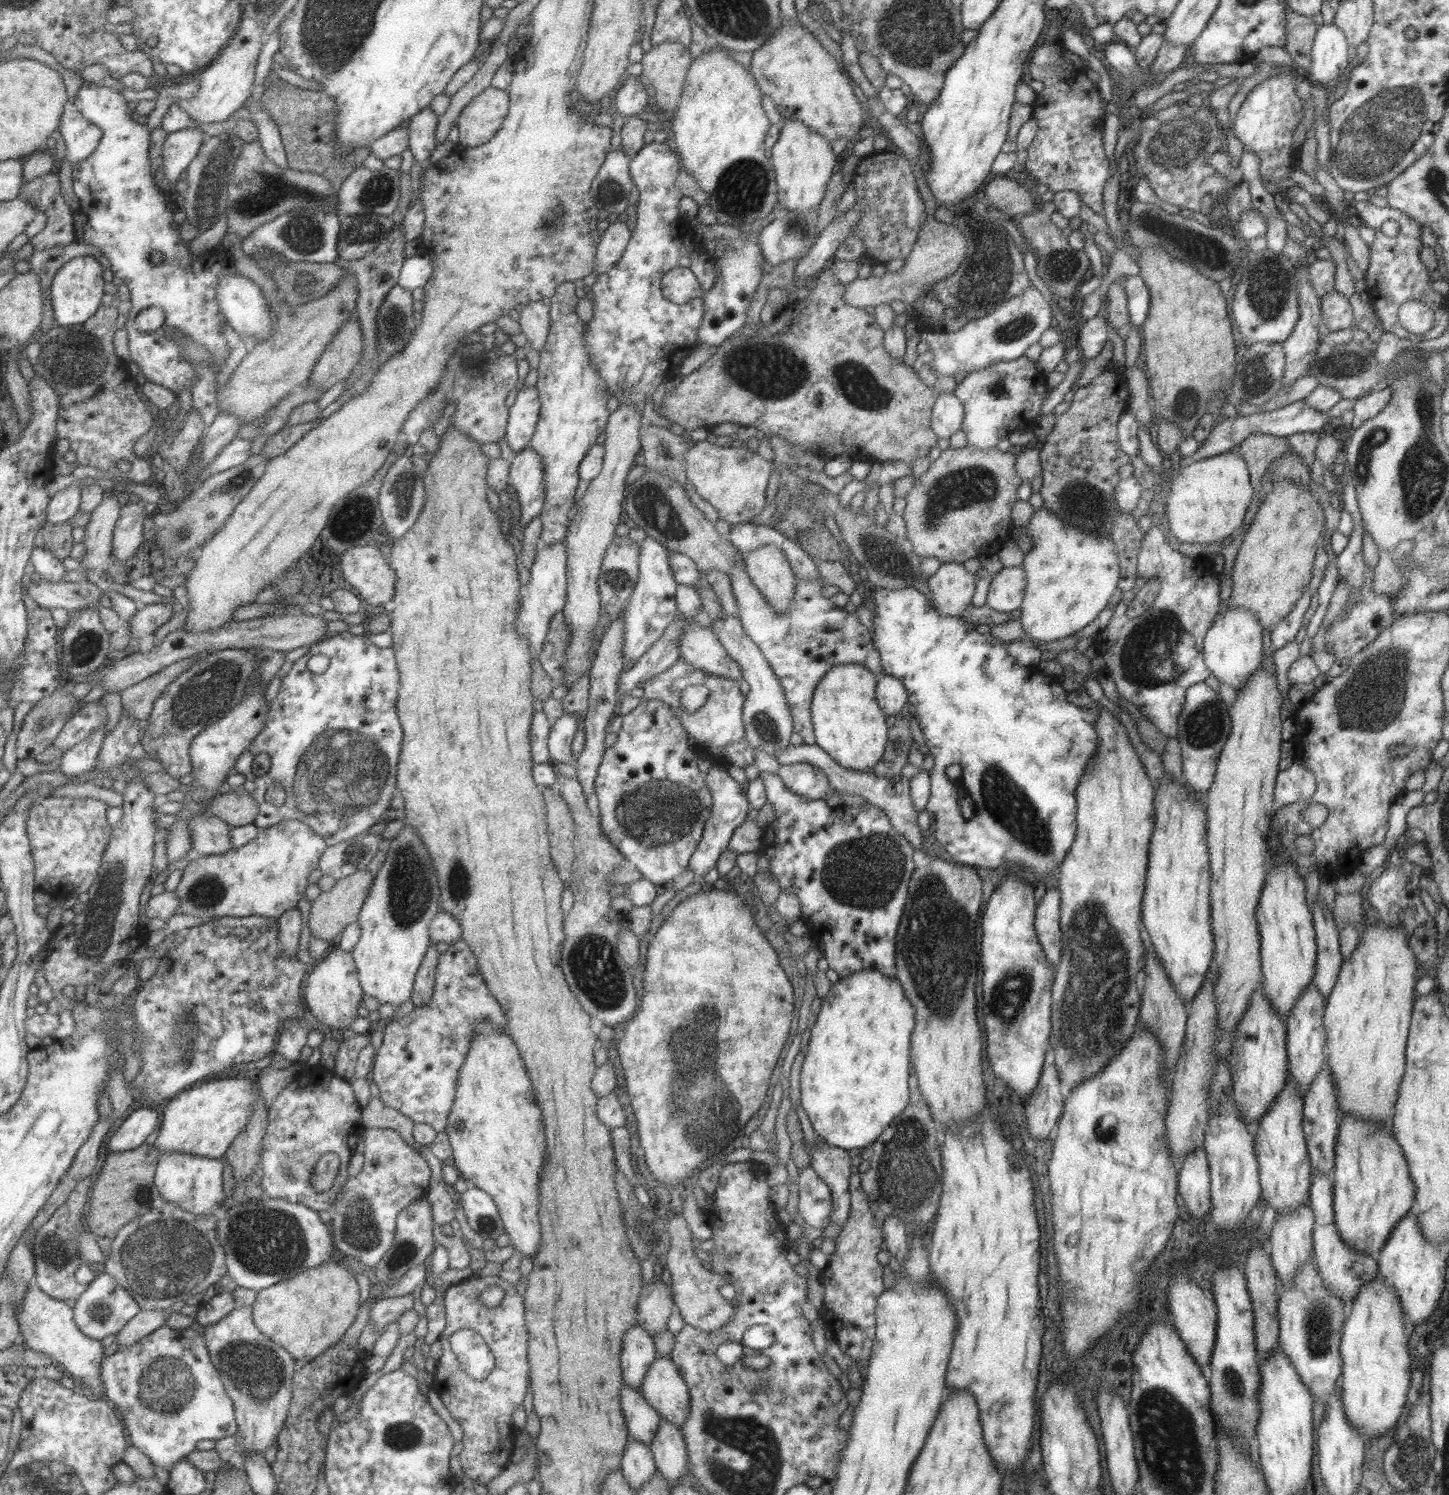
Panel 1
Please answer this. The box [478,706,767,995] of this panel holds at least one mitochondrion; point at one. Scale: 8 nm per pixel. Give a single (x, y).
(655, 814)

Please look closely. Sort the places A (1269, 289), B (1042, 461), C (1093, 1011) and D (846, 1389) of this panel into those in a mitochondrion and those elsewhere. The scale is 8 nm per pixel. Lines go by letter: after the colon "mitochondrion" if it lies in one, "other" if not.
A: mitochondrion
B: other
C: mitochondrion
D: other

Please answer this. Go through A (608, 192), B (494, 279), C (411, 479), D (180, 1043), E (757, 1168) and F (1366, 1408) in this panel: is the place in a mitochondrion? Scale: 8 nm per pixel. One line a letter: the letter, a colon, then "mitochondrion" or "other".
A: mitochondrion
B: other
C: other
D: mitochondrion
E: other
F: other

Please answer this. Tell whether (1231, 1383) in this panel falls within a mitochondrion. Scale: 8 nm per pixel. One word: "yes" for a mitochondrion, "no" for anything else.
yes

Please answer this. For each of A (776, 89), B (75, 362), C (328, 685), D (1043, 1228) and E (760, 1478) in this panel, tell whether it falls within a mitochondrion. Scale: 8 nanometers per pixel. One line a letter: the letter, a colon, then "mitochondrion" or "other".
A: other
B: mitochondrion
C: other
D: other
E: mitochondrion

